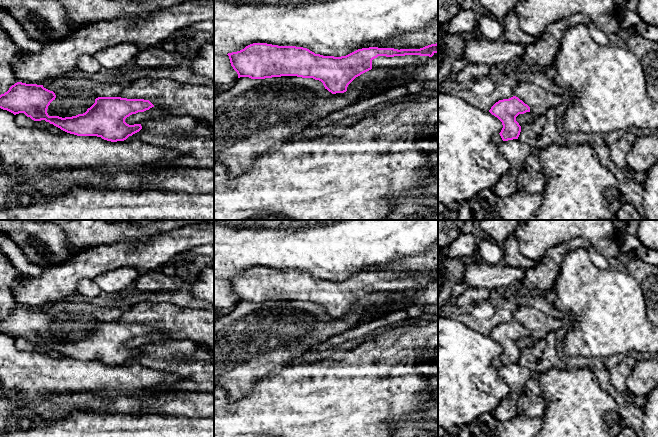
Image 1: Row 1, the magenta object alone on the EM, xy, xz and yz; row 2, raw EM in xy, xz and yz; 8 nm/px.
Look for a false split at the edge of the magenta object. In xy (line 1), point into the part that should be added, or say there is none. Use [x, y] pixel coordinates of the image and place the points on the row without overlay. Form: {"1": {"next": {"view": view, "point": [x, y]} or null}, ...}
{"1": {"next": null}}

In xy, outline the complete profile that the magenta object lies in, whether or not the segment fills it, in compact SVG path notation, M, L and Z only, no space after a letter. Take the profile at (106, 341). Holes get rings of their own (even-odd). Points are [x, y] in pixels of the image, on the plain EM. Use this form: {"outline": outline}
{"outline": "M17 306L12 309L7 316L0 319L0 332L14 339L24 337L34 345L45 344L70 358L77 360L97 360L107 365L117 366L126 364L129 360L132 360L142 353L141 348L127 348L125 346L127 341L154 331L149 324L144 323L98 321L95 323L95 327L88 332L85 337L62 342L59 340L49 340L47 337L48 330L55 322L55 317L44 312L43 309Z"}

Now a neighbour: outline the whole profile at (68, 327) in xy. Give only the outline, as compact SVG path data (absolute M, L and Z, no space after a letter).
M62 305L57 311L49 306L44 307L43 311L53 315L56 319L48 330L49 340L65 342L83 338L95 327L95 323L100 321L87 314L68 314L63 310Z

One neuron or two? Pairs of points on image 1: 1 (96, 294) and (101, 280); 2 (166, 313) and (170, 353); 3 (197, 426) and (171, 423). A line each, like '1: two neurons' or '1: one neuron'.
1: two neurons
2: two neurons
3: one neuron

